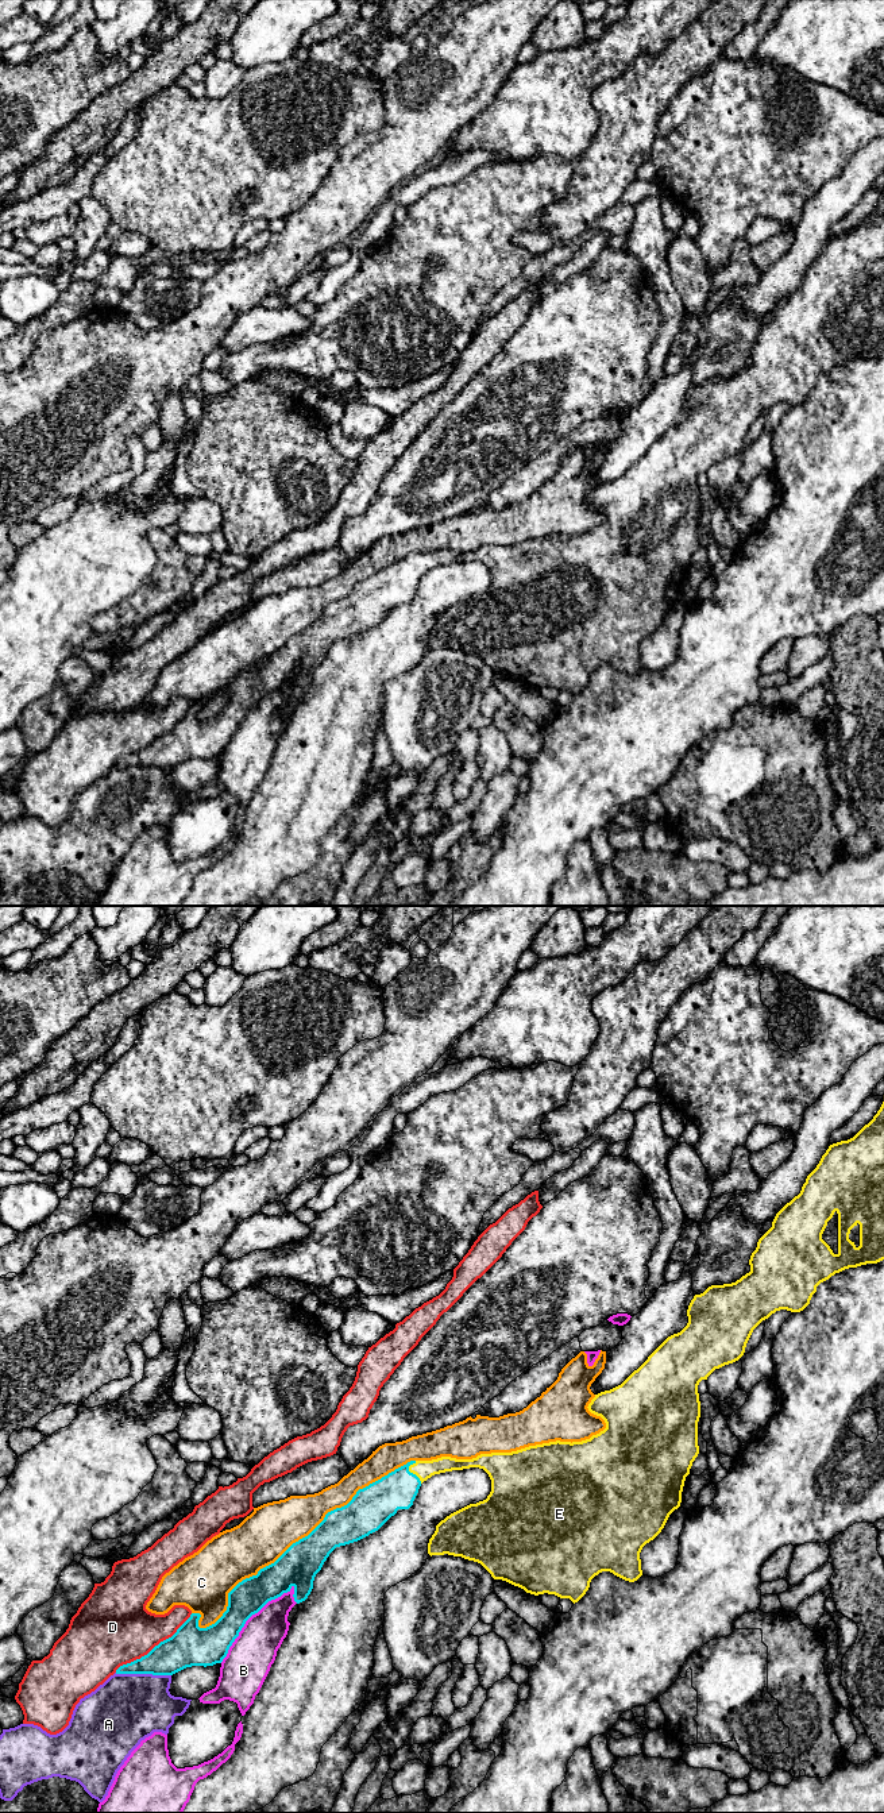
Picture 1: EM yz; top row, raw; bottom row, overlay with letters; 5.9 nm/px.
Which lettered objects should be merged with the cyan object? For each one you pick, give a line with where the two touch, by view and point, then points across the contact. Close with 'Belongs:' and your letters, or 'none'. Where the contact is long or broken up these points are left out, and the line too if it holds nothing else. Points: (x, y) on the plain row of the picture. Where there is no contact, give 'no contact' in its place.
E: contact yz (412, 566); way yz (381, 593), (412, 566), (423, 562)
Belongs: E

